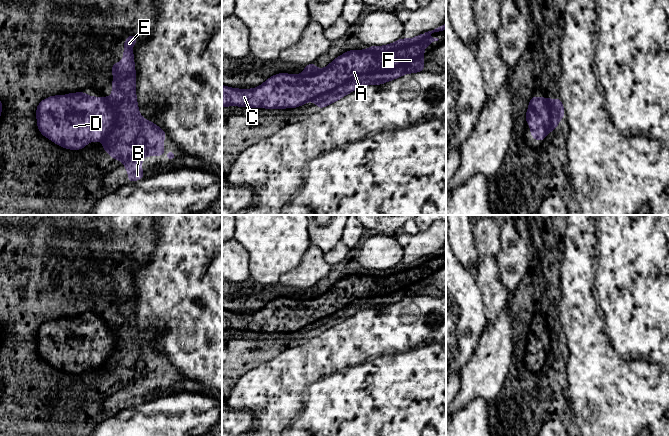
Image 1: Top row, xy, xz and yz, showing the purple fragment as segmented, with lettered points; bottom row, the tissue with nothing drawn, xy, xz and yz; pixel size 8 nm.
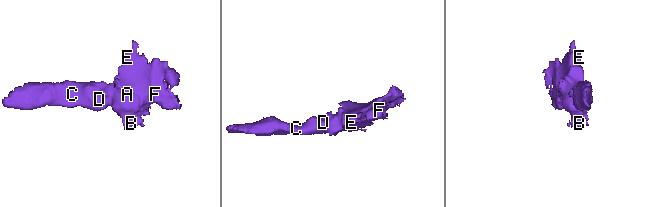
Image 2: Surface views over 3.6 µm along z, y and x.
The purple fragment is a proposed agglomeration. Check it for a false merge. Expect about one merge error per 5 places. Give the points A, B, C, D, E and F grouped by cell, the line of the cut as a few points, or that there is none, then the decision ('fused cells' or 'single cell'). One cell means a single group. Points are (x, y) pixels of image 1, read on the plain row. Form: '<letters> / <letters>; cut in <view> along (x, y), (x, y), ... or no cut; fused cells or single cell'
A B C D E F; no cut; single cell

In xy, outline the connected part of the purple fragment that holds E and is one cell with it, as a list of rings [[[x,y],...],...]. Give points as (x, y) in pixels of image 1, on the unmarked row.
[[[130,259],[124,266],[124,284],[112,288],[112,322],[90,321],[85,316],[69,317],[65,320],[50,320],[38,327],[37,350],[40,357],[58,370],[81,374],[90,365],[102,365],[103,373],[114,384],[121,384],[128,394],[129,407],[142,404],[141,387],[144,380],[164,379],[164,360],[167,357],[140,340],[136,322],[136,295],[132,271],[139,260]]]

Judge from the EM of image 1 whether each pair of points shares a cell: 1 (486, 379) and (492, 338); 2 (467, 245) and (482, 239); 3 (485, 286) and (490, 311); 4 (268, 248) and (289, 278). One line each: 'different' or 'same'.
1: same
2: different
3: same
4: different

